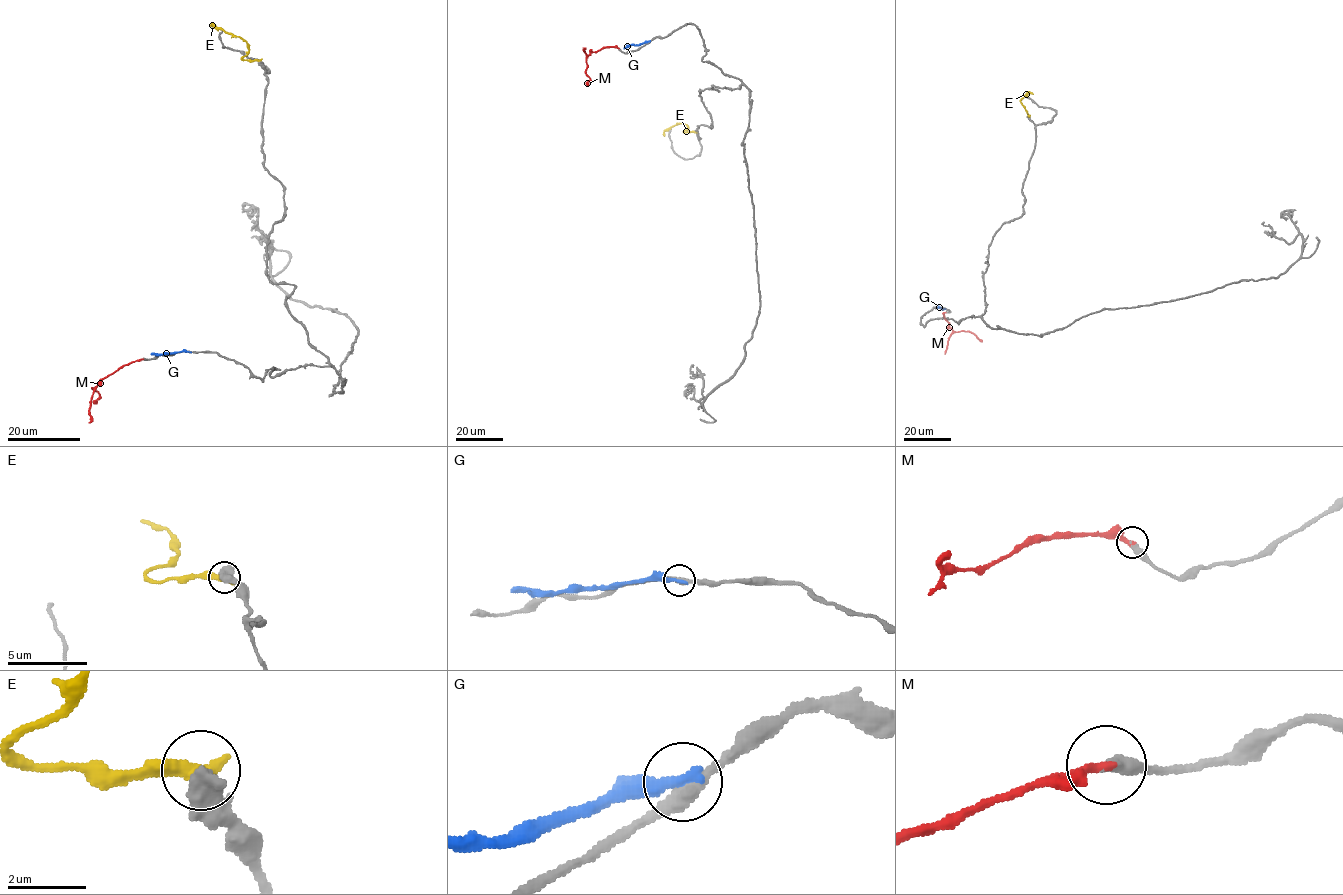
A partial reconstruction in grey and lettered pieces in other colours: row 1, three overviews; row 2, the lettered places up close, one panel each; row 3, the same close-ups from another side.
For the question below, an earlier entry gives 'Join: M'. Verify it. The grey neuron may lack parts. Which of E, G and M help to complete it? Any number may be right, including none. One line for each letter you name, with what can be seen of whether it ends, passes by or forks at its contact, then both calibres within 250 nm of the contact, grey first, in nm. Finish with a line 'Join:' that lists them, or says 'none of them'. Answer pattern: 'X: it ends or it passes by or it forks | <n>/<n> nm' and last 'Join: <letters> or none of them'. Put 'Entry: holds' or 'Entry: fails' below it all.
M: it ends | 400/280 nm
Join: M
Entry: holds

